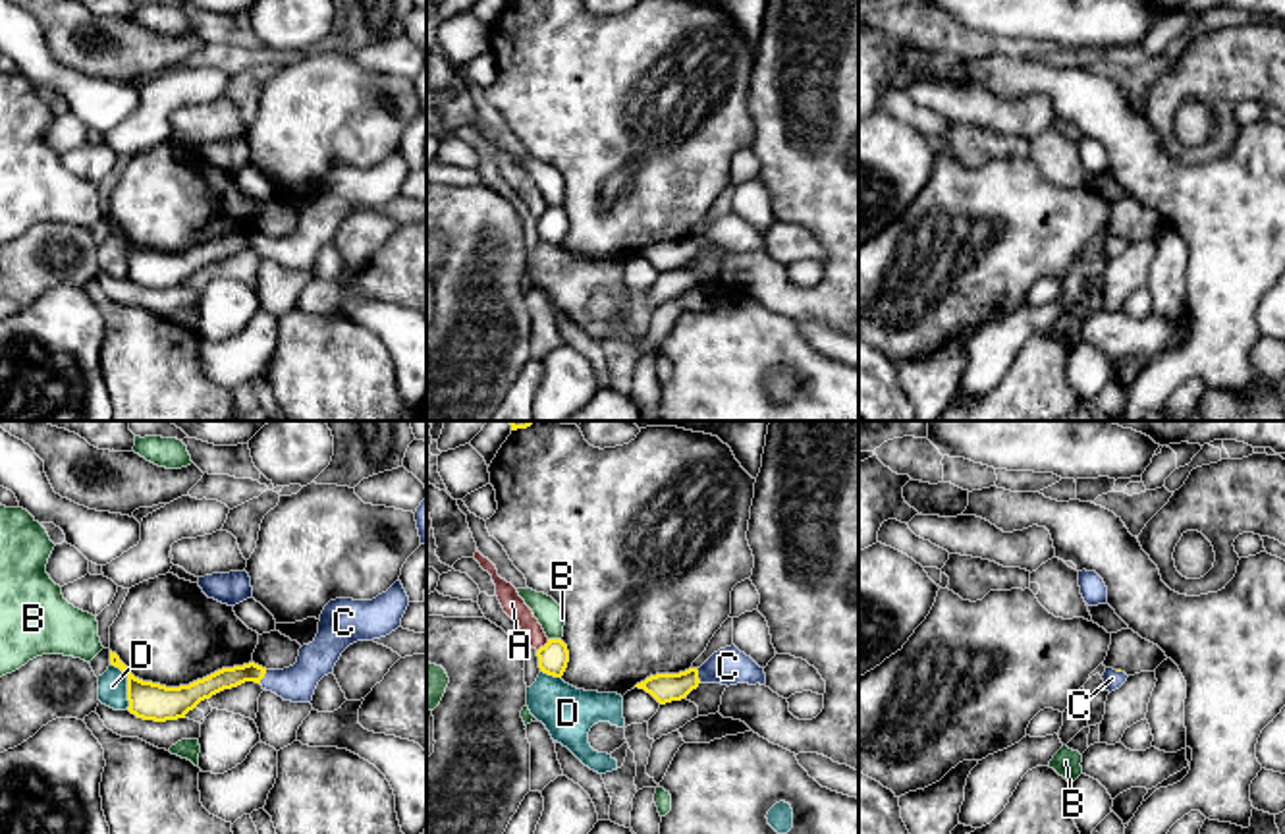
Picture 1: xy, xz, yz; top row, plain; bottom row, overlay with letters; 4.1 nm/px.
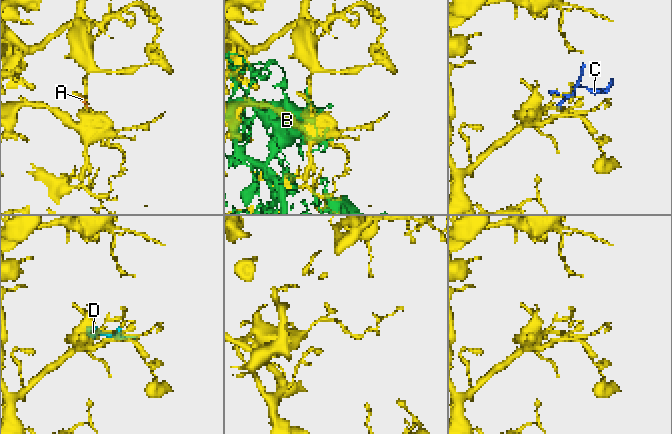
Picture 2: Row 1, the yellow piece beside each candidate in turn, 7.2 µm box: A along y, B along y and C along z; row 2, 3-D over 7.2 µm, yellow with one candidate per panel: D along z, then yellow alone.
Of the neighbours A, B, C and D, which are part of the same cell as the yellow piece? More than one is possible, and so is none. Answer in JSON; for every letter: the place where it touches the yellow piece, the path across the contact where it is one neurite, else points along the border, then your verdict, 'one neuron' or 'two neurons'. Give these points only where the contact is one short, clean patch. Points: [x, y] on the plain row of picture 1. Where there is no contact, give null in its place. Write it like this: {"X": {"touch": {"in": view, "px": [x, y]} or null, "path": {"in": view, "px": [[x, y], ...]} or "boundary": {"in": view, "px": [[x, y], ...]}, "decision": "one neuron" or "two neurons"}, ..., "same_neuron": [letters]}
{"A": {"touch": {"in": "xz", "px": [545, 213]}, "boundary": {"in": "xz", "px": [[548, 207], [537, 219]]}, "decision": "two neurons"}, "B": {"touch": {"in": "xz", "px": [554, 207]}, "decision": "two neurons"}, "C": {"touch": {"in": "xz", "px": [697, 244]}, "path": {"in": "xz", "px": [[664, 255], [680, 253], [697, 244], [728, 234]]}, "decision": "one neuron"}, "D": {"touch": {"in": "xy", "px": [128, 253]}, "decision": "two neurons"}, "same_neuron": ["C"]}

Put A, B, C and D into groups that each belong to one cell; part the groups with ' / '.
A D / B / C

